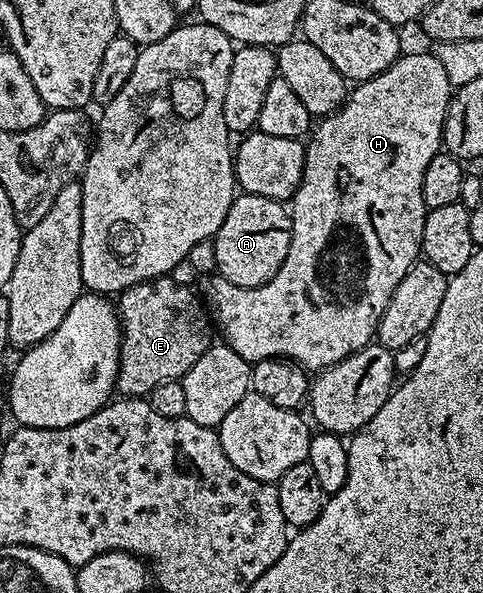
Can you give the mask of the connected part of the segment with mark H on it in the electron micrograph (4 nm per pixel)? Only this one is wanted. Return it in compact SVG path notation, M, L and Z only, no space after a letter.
M433 52L408 53L399 56L398 60L392 63L392 67L388 67L380 75L367 81L357 82L347 92L345 101L333 113L321 118L313 126L312 132L305 142L306 162L302 172L302 181L292 198L290 246L288 255L284 255L284 263L280 263L280 271L276 271L276 275L272 275L272 279L268 283L255 289L237 289L221 275L211 276L207 280L211 281L206 285L204 301L217 328L218 325L222 328L221 340L245 361L253 363L263 361L266 357L287 357L289 361L295 361L307 371L321 371L340 363L348 355L360 351L365 345L371 344L375 340L380 319L384 315L400 279L404 279L404 275L408 275L414 262L419 260L422 251L422 236L424 235L424 219L428 212L422 194L424 167L428 167L428 163L443 148L442 128L451 101L452 86L440 59L436 59Z

